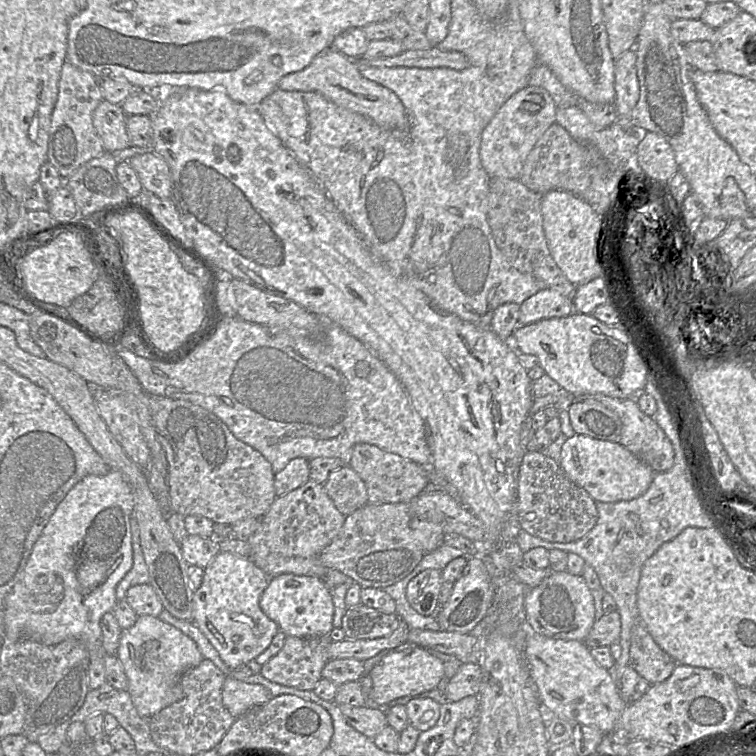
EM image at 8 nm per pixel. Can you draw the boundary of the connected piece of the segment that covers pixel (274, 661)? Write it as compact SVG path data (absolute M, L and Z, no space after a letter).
M286 636L282 649L265 664L260 673L267 680L298 690L313 691L328 659L328 647L332 641L326 637Z

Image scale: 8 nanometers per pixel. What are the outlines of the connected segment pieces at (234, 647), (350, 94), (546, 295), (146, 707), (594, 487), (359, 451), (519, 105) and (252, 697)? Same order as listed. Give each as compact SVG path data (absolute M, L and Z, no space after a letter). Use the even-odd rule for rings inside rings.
M220 552L204 568L201 586L193 593L193 622L217 650L230 671L260 655L279 631L278 625L259 606L269 579L252 560Z
M333 47L316 56L304 69L283 76L277 87L286 91L320 93L337 106L362 114L386 130L398 128L406 118L404 106L395 93L363 77L355 60Z
M545 288L527 298L519 310L519 325L527 325L543 319L560 318L574 312L571 299L558 291Z
M141 615L135 624L122 629L116 656L128 679L127 691L138 714L149 719L184 696L180 678L204 659L196 643L174 626L158 617Z
M575 434L564 442L559 466L566 477L583 488L595 502L618 502L637 498L647 491L655 476L648 464L620 443L583 434Z
M359 443L353 447L348 465L365 483L369 504L409 503L426 491L430 484L429 474L423 466L367 443Z
M527 86L513 94L497 111L481 134L481 165L492 177L518 179L524 162L538 139L556 122L556 105L538 86Z
M226 674L222 688L222 703L228 712L238 718L249 709L267 703L273 698L268 689L259 684L248 684Z

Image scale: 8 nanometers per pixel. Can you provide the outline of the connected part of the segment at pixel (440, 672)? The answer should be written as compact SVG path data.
M416 647L383 657L371 670L370 699L377 704L388 704L405 696L419 698L418 694L434 689L445 677L445 672L443 662L430 651Z

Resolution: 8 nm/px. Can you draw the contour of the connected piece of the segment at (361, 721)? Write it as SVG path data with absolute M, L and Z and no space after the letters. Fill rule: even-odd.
M339 705L345 721L355 730L374 739L387 725L386 713L366 706Z

